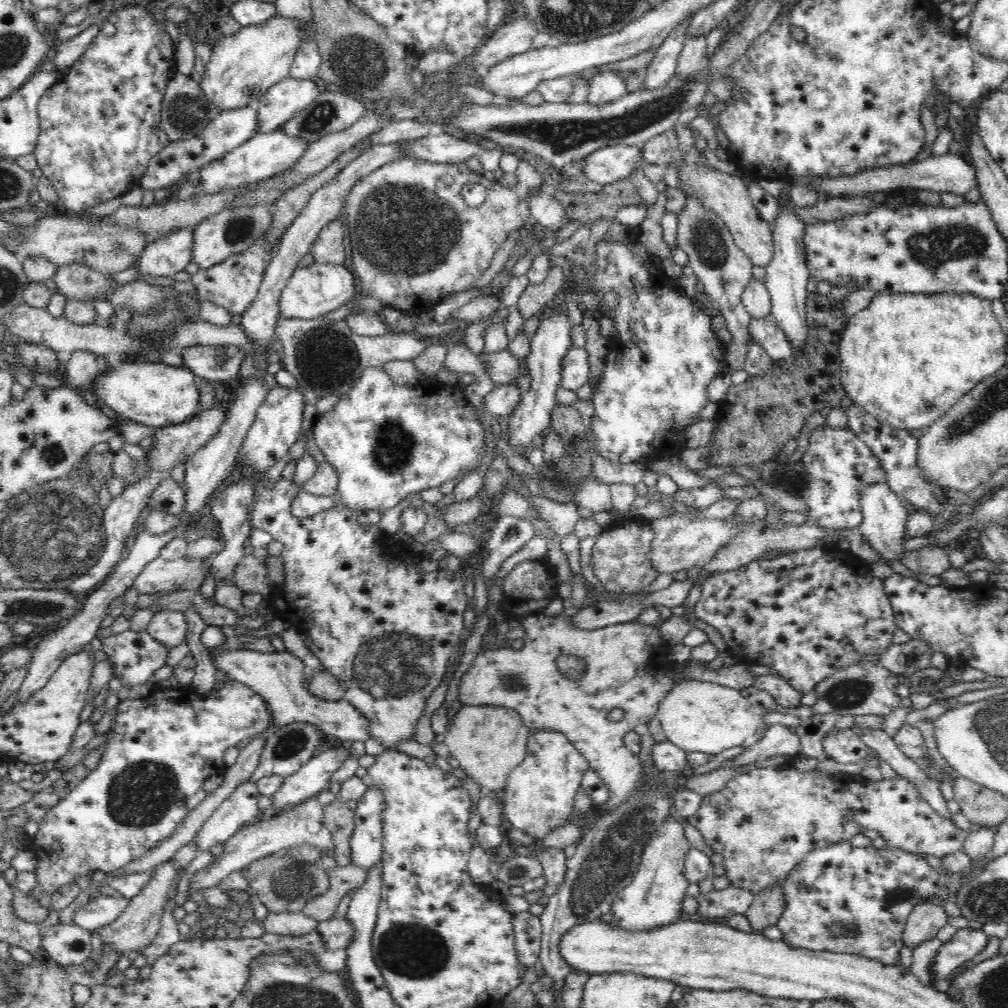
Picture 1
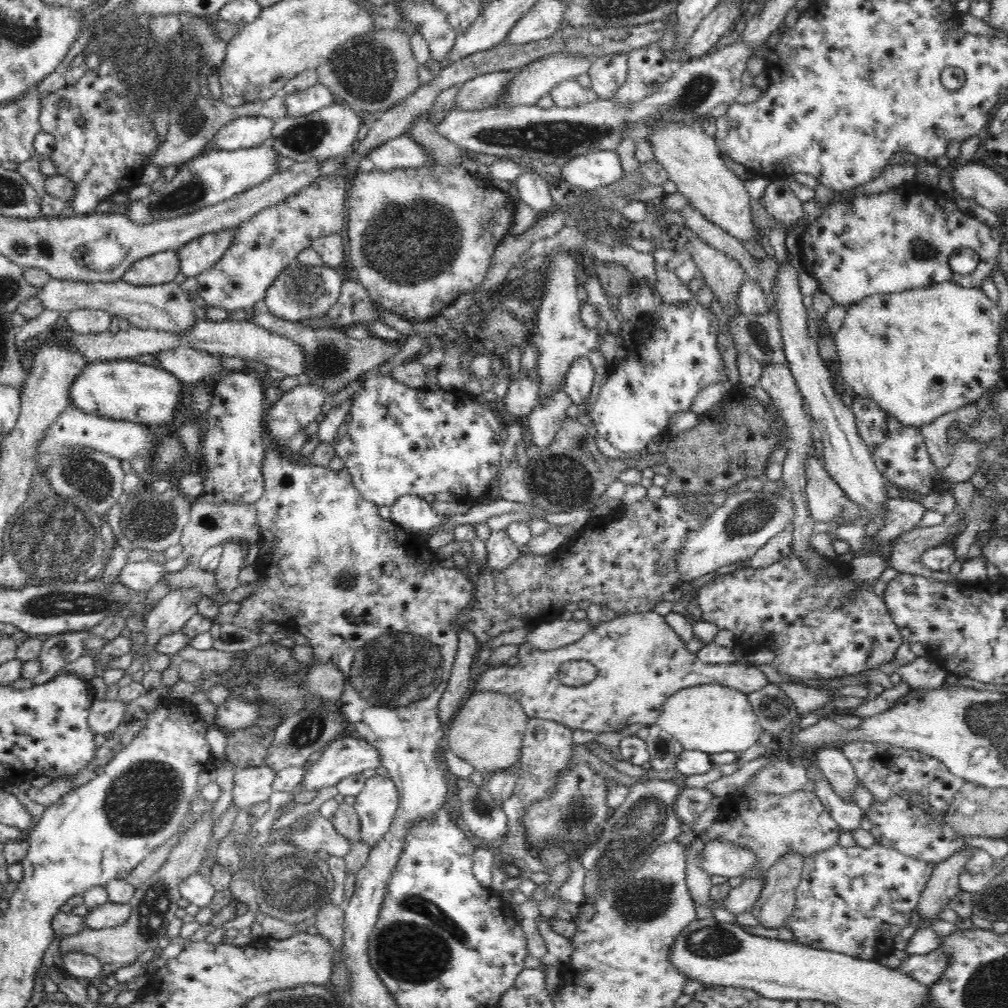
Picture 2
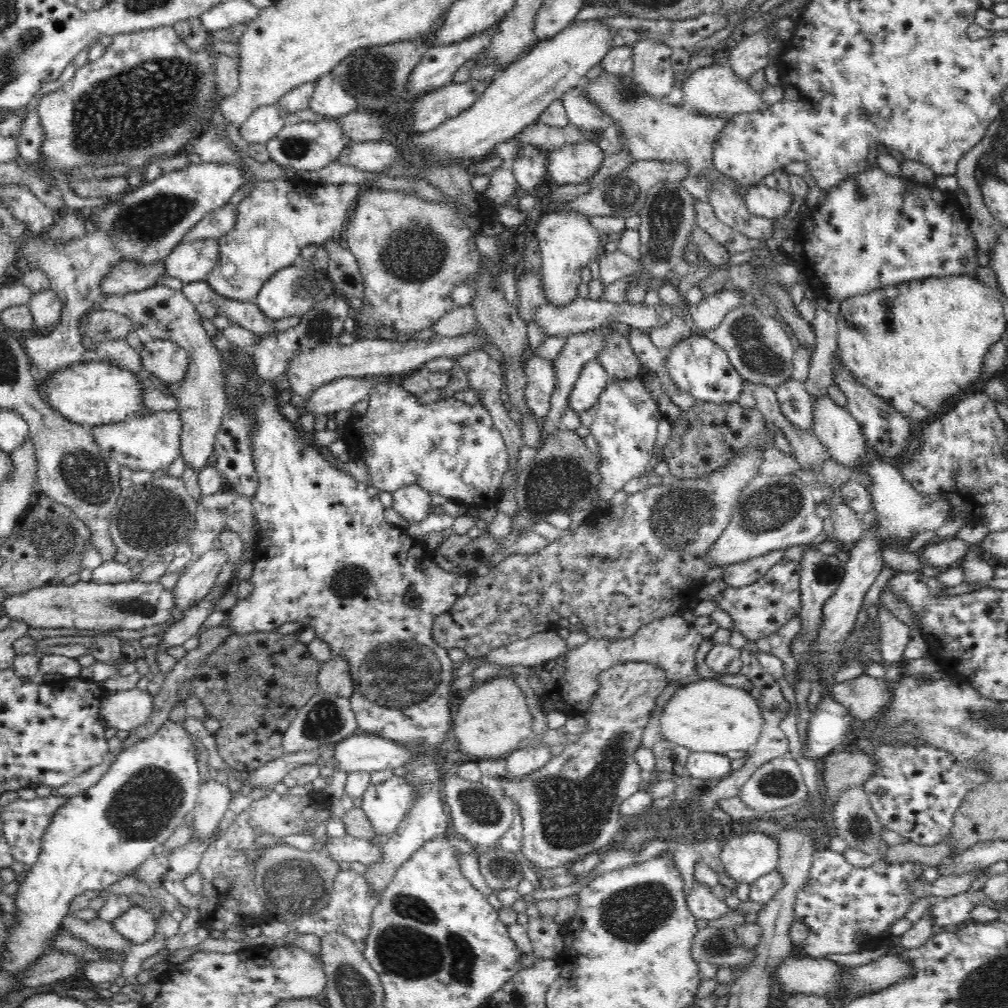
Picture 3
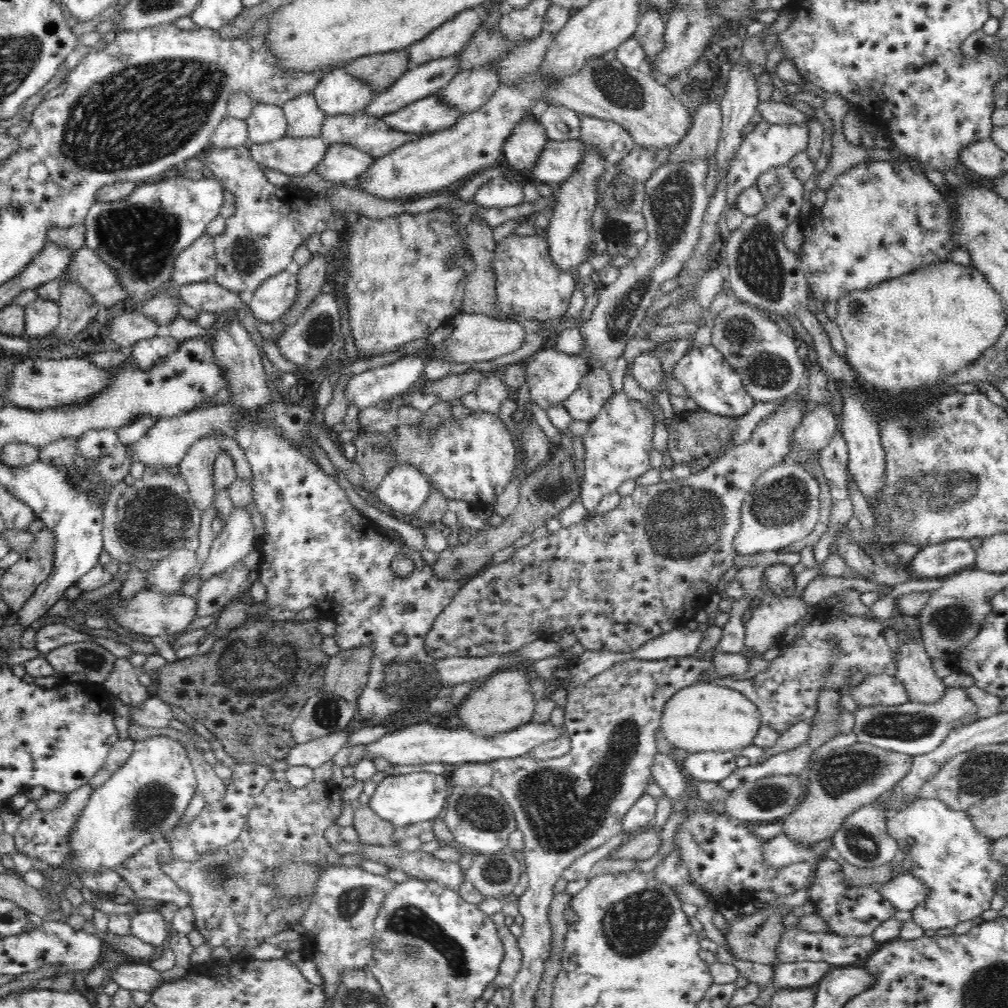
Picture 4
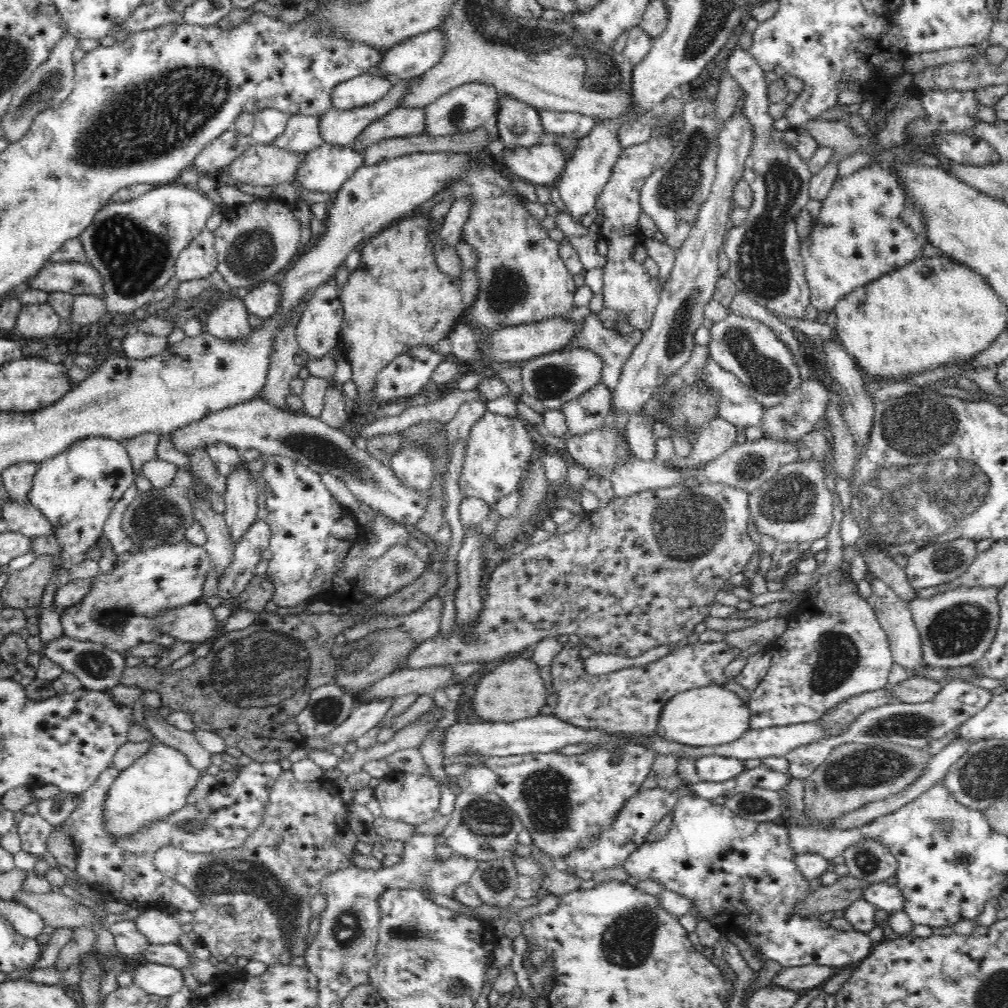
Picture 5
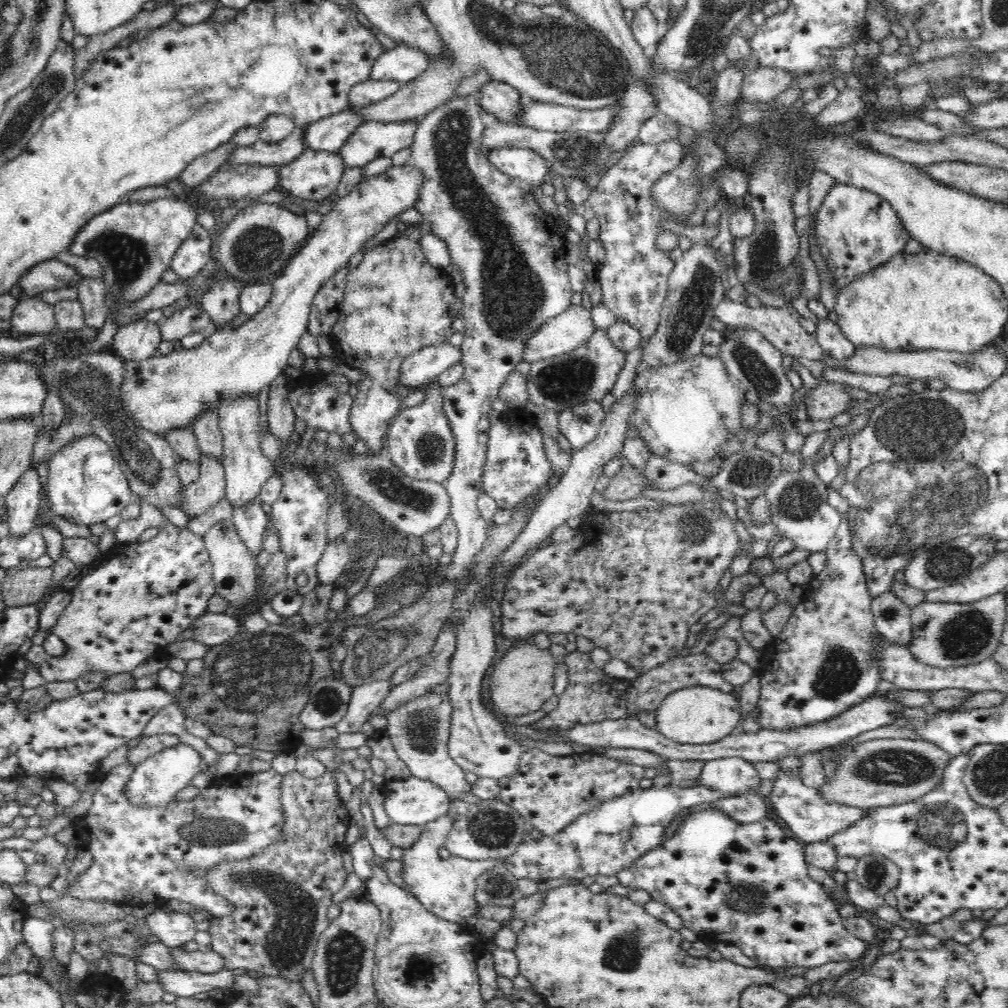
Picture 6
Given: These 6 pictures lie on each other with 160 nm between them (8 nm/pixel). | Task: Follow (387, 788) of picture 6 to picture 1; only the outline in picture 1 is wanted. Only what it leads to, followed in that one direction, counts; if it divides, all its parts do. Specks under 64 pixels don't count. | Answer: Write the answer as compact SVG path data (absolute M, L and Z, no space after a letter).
M367 788L364 796L357 800L350 847L351 861L362 867L362 871L369 871L370 867L380 864L383 858L382 794L380 788Z

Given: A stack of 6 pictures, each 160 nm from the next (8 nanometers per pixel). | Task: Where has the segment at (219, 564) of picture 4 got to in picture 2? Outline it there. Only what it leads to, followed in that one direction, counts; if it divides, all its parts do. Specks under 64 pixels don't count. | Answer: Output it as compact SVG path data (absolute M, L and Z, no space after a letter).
M184 587L169 590L157 605L151 608L144 618L147 630L144 644L148 660L147 669L162 673L169 667L170 657L158 652L155 646L164 635L172 634L184 627L184 624L196 614L196 608L202 596L202 592L196 588Z

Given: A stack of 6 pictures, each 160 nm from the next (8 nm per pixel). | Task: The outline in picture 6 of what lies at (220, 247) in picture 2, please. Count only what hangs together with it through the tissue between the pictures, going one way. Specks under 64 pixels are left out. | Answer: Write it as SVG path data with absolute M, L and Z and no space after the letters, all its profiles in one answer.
M198 223L194 225L194 230L190 236L174 254L171 270L178 274L182 281L196 277L204 266L212 260L210 236L211 232L205 230Z

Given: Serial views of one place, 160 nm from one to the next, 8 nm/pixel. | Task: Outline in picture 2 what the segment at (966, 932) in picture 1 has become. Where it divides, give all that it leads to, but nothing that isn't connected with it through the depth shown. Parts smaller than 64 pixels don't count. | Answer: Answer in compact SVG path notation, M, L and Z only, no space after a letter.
M939 949L928 954L908 955L895 969L905 972L918 983L926 986L934 985L936 980L940 980L940 976L946 968L948 957L947 952L942 952Z

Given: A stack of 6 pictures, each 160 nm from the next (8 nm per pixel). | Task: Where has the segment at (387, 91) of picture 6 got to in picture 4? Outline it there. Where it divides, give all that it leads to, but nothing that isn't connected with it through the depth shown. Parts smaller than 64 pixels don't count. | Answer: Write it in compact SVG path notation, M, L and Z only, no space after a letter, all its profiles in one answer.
M342 67L324 76L314 88L313 95L320 110L330 117L355 114L372 102L374 97L368 83L346 72Z

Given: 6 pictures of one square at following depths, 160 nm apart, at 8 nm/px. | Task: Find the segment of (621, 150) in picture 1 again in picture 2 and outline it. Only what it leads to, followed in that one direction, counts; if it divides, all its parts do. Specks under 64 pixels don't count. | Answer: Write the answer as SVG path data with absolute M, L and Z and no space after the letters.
M616 150L585 152L561 166L562 178L586 191L615 183L622 175L623 166Z

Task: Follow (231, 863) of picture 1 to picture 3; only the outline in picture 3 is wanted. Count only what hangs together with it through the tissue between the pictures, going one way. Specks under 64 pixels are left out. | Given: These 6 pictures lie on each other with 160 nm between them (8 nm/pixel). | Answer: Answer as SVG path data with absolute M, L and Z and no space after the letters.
M348 834L342 838L329 837L325 849L338 863L359 862L370 866L383 860L383 850L378 846L373 846L370 840L354 838Z

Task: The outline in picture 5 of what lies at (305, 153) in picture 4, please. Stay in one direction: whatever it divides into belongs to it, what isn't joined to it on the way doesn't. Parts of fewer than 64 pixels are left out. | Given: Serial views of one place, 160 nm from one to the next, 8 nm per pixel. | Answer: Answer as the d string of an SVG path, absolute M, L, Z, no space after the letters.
M253 143L248 148L246 152L242 153L242 156L235 158L228 166L227 169L220 170L215 176L215 179L219 177L219 174L227 174L230 176L234 182L237 184L252 184L254 186L276 186L282 182L294 182L295 176L297 174L298 167L301 166L303 161L304 153L302 152L288 152L287 150L282 150L281 148L276 148L275 146L270 146L269 144Z

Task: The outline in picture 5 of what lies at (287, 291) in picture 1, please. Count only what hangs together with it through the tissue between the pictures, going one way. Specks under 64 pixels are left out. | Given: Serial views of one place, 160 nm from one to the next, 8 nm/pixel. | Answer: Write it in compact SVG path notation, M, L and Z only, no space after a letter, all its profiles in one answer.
M277 280L265 282L260 286L251 288L249 294L242 300L248 313L260 318L274 316L280 308L282 289L280 289Z

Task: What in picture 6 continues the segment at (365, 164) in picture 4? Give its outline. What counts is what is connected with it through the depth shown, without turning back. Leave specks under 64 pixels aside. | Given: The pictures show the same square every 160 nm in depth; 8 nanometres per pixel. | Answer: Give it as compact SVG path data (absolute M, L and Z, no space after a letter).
M306 149L296 160L279 166L277 189L303 198L304 200L324 201L333 197L347 167L338 152Z

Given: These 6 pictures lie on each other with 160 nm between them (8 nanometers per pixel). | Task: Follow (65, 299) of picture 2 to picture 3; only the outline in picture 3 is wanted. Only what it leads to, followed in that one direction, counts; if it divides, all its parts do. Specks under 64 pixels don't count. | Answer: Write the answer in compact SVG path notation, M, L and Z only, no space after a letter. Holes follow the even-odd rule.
M168 286L148 288L141 292L127 293L121 296L99 296L96 308L119 312L128 317L134 328L146 330L153 339L174 341L187 352L189 369L186 378L175 388L175 396L179 401L178 413L182 417L181 456L185 466L200 473L208 465L208 459L214 452L214 440L222 418L227 409L225 393L226 368L222 352L212 343L211 338L202 327L202 317L181 290L172 290ZM49 289L45 292L34 293L29 308L33 316L33 326L40 330L46 326L56 326L60 322L64 303Z

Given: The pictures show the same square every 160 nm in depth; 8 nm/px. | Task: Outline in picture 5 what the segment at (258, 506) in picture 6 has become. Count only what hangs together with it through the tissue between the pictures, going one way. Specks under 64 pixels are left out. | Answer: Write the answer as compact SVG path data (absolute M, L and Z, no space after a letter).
M256 519L250 525L250 528L244 533L243 539L236 544L236 550L234 550L234 556L232 556L232 564L220 576L219 589L216 596L224 599L236 599L240 596L241 592L248 586L248 583L255 575L254 569L256 568L256 564L260 562L262 552L269 548L270 536L270 525L266 520Z

